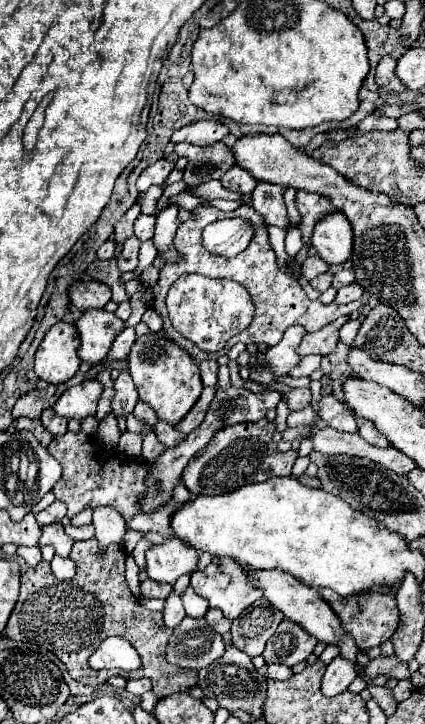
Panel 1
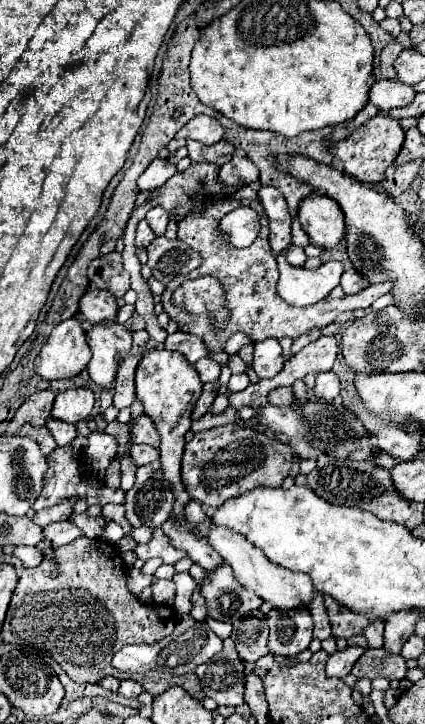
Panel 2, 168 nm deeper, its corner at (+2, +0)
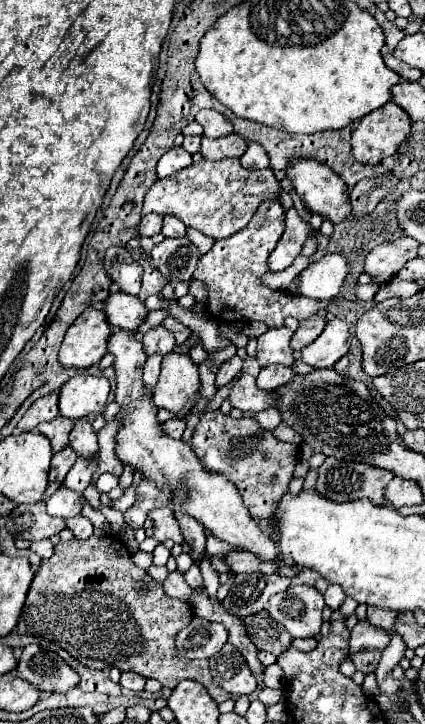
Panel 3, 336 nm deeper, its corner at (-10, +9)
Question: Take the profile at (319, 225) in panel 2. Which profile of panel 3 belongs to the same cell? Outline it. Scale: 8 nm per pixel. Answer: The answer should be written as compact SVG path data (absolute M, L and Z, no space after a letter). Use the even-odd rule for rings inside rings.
M298 159L288 167L288 177L292 177L296 193L304 199L310 211L322 215L334 225L350 217L352 205L348 187L326 165L312 159Z

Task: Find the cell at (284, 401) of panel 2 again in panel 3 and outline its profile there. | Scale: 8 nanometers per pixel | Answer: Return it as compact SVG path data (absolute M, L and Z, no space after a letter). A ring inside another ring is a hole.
M266 367L260 371L260 375L256 377L256 385L260 389L266 389L266 391L274 391L282 385L288 385L292 379L294 379L294 369L290 367Z

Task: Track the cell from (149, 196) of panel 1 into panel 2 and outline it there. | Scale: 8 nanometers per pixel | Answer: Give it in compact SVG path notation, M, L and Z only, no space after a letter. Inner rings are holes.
M152 208L152 210L146 214L146 222L148 222L148 226L154 230L156 236L164 236L166 226L168 226L168 214L164 212L164 208Z

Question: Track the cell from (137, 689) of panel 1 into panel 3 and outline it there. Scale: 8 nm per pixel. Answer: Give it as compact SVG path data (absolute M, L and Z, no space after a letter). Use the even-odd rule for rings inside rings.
M132 671L122 673L122 677L120 677L120 685L126 687L126 689L132 689L132 691L136 691L136 693L144 689L144 683L146 683L146 677L142 677L142 675L138 675L138 673L132 673Z

